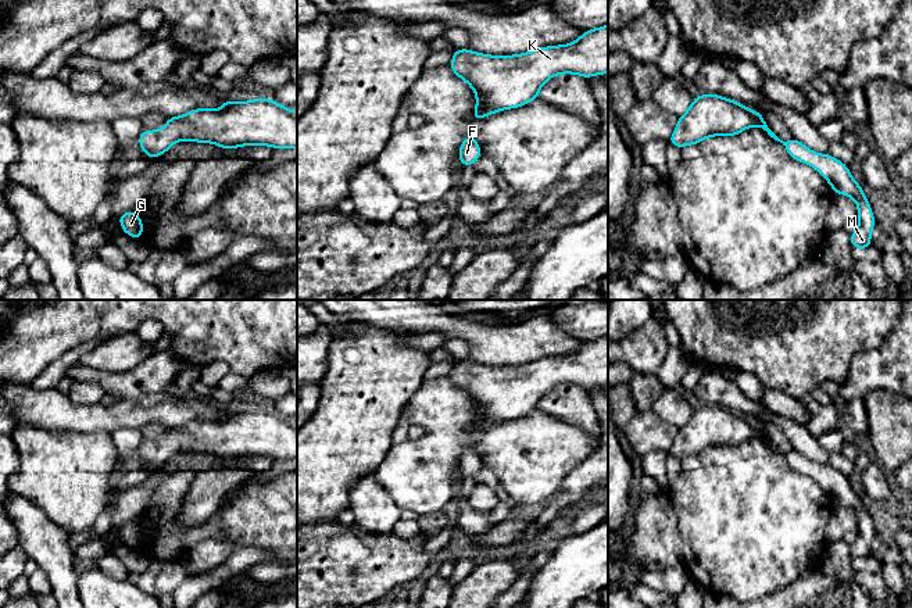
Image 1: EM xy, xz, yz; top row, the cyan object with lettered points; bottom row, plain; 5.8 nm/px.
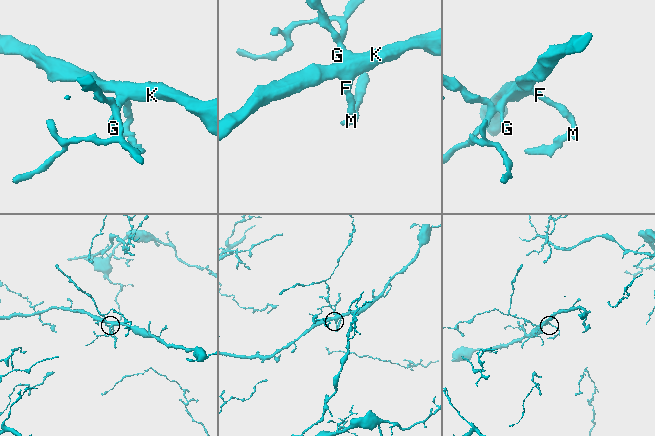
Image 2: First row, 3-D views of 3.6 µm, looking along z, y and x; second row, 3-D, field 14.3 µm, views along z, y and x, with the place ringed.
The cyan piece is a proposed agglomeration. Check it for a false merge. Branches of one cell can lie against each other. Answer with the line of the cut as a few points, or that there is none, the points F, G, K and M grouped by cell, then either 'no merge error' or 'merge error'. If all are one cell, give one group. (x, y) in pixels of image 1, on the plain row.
cut none; groups F G K M; no merge error

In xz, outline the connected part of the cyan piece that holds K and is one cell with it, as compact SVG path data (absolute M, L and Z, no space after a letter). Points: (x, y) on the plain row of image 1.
M608 336L584 341L569 355L547 357L515 366L489 366L471 362L466 358L453 362L451 382L464 390L476 404L473 430L483 430L490 425L519 419L539 409L540 398L552 387L575 385L583 389L608 383Z

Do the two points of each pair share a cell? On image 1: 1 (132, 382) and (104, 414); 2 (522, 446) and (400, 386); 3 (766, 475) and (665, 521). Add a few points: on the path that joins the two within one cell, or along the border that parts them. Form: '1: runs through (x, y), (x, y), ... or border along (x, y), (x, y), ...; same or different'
1: border along (153, 392), (121, 400); different
2: border along (422, 382), (406, 407); different
3: border along (666, 493), (676, 515), (678, 532), (682, 539); different

